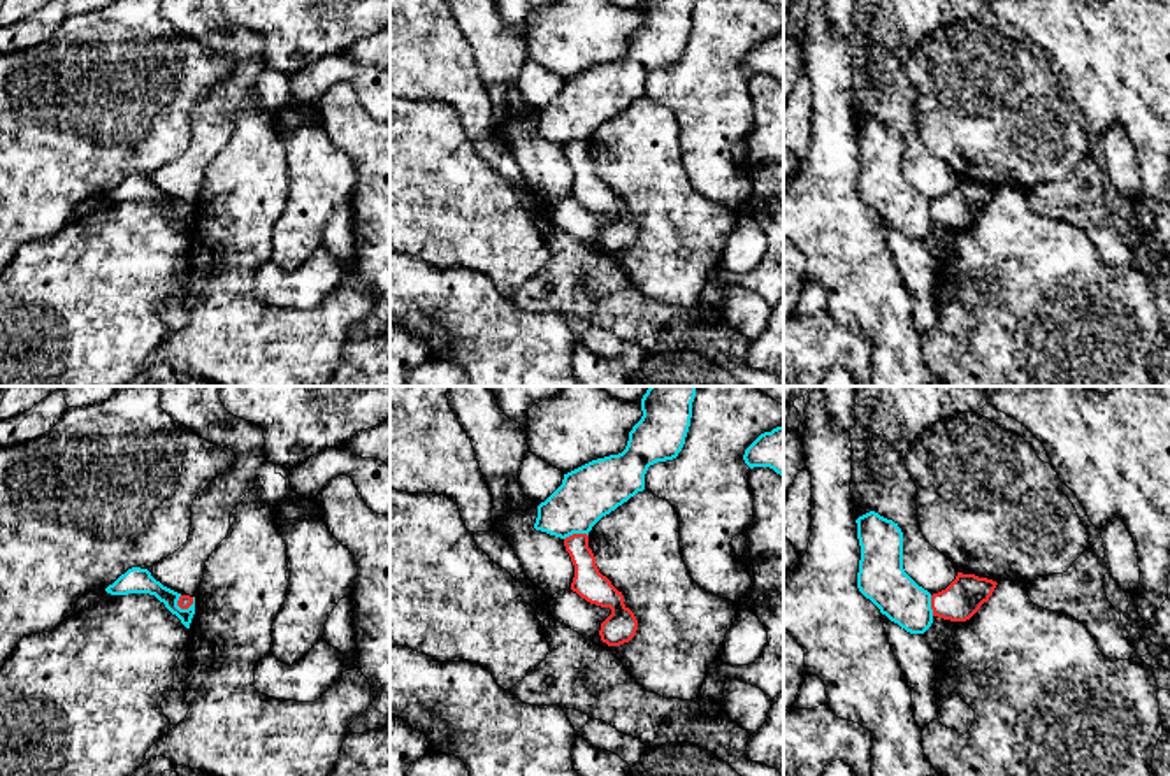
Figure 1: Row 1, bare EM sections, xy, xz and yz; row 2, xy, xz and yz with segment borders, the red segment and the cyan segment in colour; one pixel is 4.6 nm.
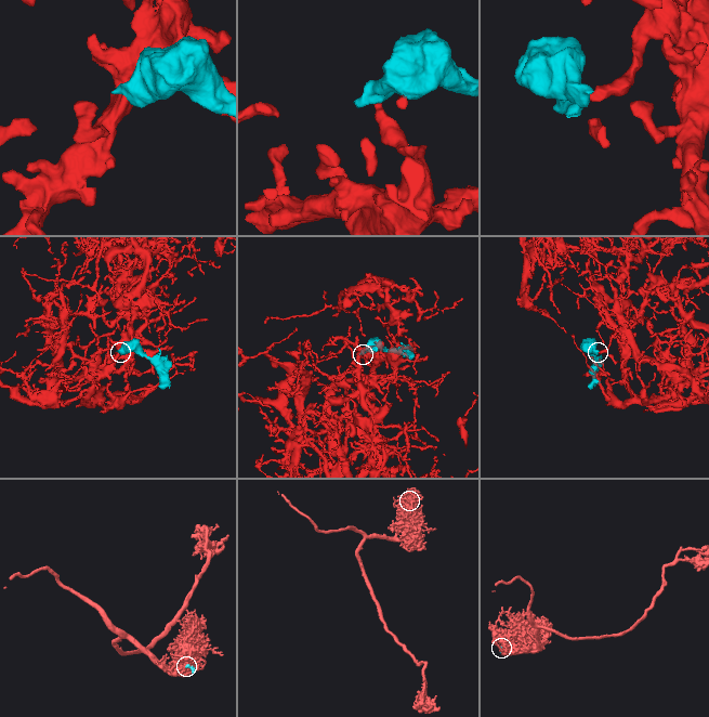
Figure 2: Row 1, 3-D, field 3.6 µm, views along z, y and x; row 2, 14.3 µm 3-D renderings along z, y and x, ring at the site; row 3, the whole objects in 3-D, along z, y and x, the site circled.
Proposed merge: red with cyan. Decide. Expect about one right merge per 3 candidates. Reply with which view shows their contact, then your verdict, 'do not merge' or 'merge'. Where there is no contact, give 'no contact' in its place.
meets red in xz; do not merge

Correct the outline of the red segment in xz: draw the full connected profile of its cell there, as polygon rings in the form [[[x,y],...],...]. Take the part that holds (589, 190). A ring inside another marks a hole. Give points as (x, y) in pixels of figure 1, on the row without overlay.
[[[573,140],[564,146],[566,158],[574,172],[571,197],[590,211],[610,214],[611,221],[601,230],[601,248],[608,253],[629,249],[638,237],[634,219],[624,211],[624,202],[596,172],[587,140]]]

